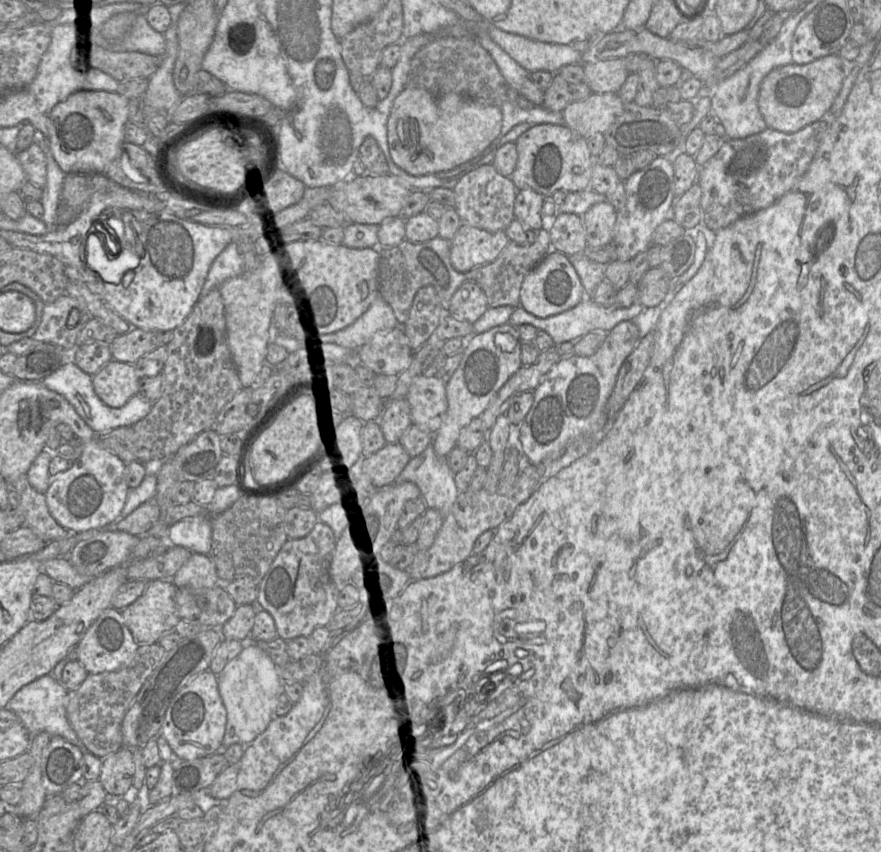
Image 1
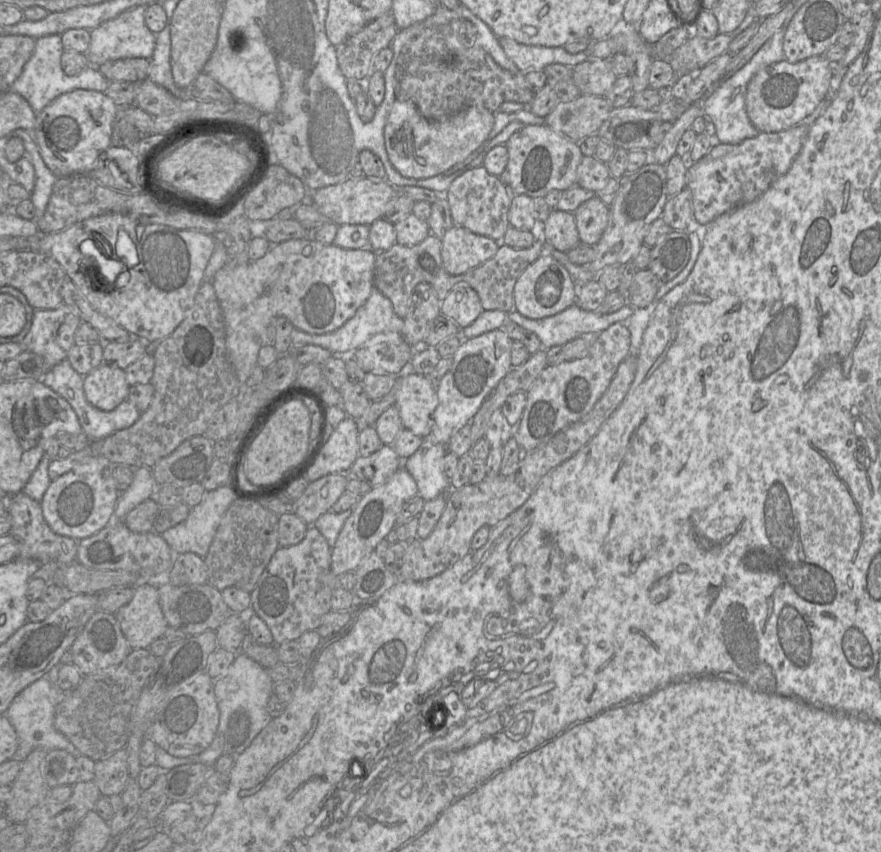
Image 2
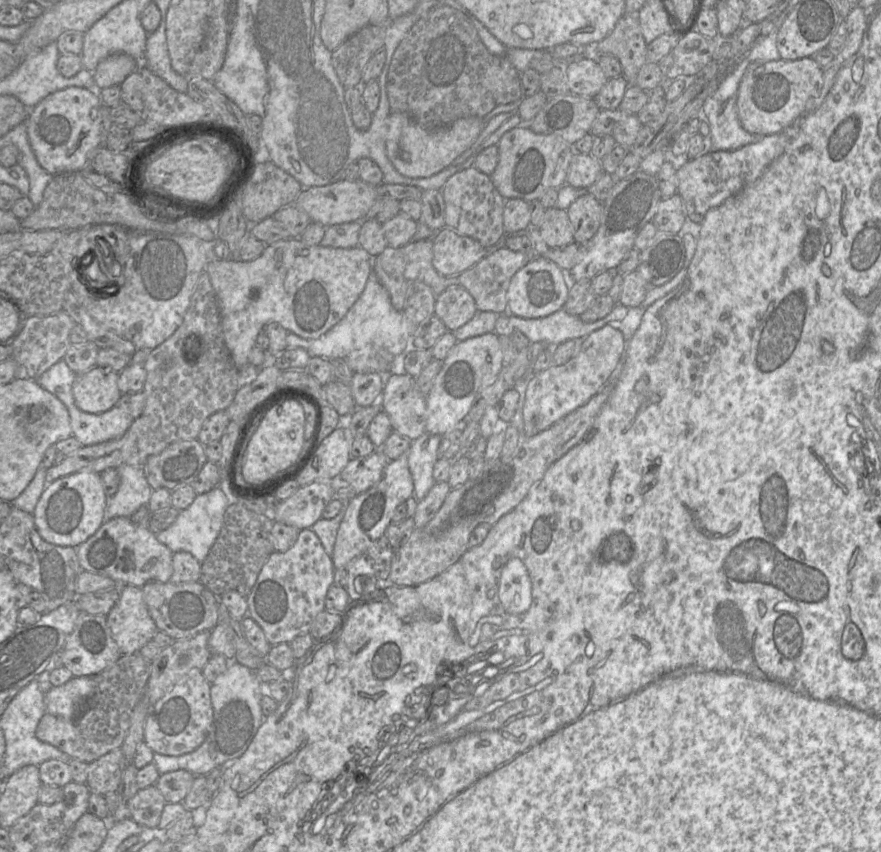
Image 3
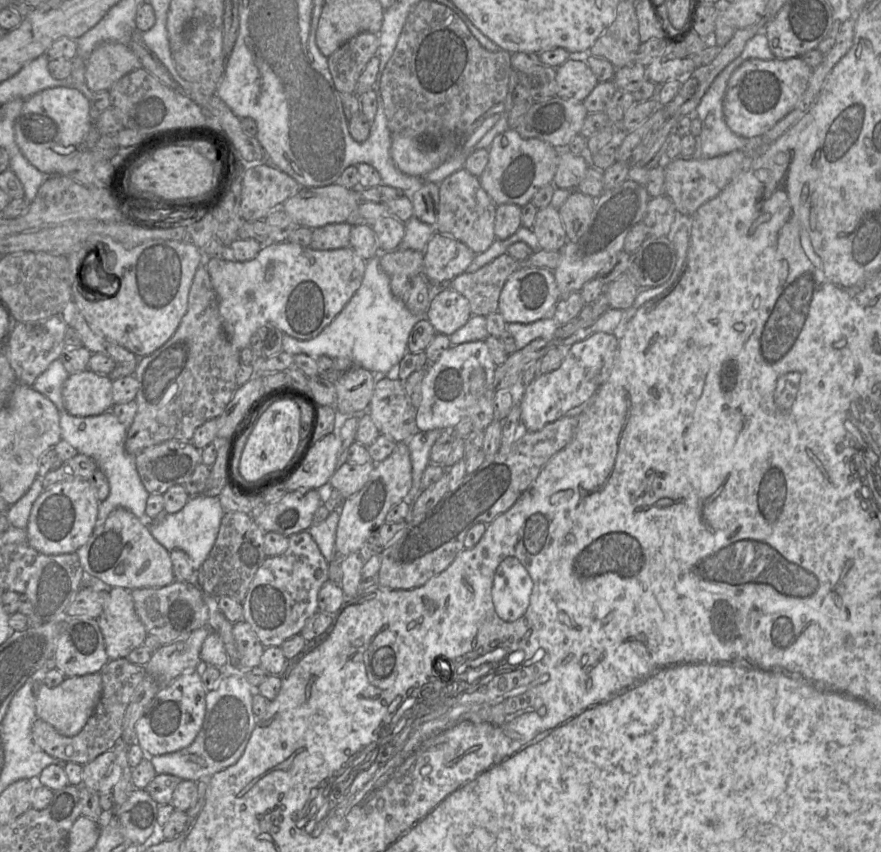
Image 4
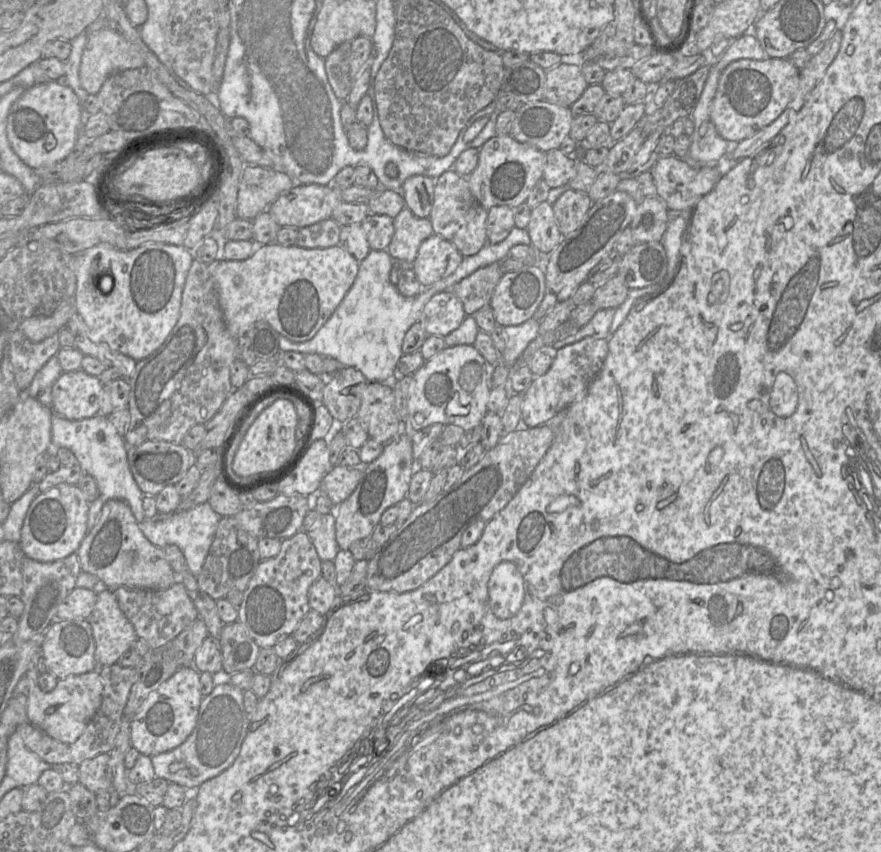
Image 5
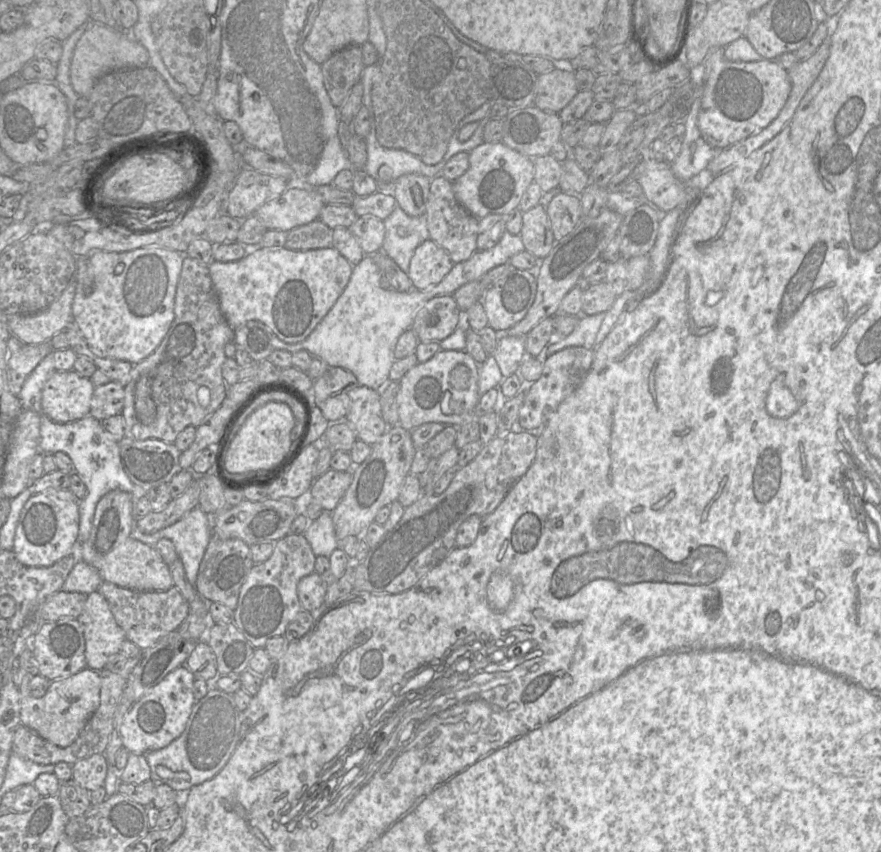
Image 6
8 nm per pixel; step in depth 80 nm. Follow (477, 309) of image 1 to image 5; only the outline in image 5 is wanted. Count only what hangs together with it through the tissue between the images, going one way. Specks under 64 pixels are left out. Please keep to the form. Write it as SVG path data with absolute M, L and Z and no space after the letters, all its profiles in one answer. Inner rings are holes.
M451 291L439 292L424 306L419 322L428 336L445 337L457 329L466 318L463 304Z

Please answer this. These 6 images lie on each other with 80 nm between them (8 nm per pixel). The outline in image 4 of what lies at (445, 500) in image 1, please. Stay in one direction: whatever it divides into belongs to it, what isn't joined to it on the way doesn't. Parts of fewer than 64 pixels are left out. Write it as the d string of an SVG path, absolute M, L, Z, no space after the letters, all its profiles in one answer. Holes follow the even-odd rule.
M442 430L418 431L407 442L412 467L412 486L415 496L421 491L420 484L424 470L430 464L430 450Z

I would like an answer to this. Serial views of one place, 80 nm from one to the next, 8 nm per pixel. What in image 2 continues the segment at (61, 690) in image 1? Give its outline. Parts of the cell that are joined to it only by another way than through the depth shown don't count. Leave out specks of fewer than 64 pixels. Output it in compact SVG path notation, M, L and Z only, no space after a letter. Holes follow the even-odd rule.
M41 677L32 684L23 689L10 703L5 715L14 727L17 734L18 746L15 754L11 759L23 762L27 756L35 749L43 749L45 751L61 749L69 752L75 758L81 753L73 746L73 744L54 727L55 710L59 702L62 700L62 694L58 687L53 687L47 678Z

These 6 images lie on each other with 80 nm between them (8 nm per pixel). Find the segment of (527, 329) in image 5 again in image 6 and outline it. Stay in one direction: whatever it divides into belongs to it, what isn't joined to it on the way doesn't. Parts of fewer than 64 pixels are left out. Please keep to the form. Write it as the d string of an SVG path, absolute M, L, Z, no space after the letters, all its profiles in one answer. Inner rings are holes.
M499 333L496 349L492 356L497 362L503 377L515 373L526 357L525 337Z

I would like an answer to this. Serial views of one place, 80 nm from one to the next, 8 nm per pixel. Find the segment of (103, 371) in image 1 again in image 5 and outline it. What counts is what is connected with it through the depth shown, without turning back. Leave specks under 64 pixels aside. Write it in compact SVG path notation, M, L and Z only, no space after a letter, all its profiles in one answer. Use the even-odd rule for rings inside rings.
M83 370L64 371L52 386L52 410L67 420L98 414L103 384Z

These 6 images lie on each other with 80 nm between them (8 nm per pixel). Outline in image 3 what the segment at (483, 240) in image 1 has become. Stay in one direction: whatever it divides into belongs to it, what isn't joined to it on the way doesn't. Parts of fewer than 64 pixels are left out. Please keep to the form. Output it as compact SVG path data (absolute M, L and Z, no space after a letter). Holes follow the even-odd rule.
M449 227L434 232L433 266L443 276L468 270L487 254L487 248L475 239L463 236Z

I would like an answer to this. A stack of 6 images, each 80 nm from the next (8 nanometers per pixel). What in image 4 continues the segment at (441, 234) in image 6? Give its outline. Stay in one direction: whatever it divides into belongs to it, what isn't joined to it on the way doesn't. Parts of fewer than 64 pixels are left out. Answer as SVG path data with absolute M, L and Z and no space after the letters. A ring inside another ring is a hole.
M462 168L439 183L439 206L434 231L464 243L475 254L482 253L496 240L494 221L497 206L482 188L479 178Z

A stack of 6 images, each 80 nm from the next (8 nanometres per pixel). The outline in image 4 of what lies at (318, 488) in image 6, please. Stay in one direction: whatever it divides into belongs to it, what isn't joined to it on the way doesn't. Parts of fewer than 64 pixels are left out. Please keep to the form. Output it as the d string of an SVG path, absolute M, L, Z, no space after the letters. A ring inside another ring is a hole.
M371 460L364 464L347 461L337 467L329 483L347 499L364 487L375 465Z

